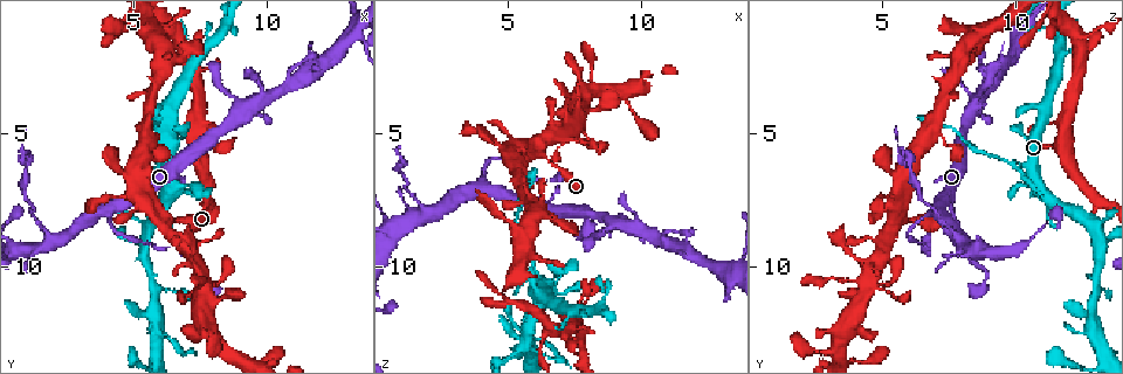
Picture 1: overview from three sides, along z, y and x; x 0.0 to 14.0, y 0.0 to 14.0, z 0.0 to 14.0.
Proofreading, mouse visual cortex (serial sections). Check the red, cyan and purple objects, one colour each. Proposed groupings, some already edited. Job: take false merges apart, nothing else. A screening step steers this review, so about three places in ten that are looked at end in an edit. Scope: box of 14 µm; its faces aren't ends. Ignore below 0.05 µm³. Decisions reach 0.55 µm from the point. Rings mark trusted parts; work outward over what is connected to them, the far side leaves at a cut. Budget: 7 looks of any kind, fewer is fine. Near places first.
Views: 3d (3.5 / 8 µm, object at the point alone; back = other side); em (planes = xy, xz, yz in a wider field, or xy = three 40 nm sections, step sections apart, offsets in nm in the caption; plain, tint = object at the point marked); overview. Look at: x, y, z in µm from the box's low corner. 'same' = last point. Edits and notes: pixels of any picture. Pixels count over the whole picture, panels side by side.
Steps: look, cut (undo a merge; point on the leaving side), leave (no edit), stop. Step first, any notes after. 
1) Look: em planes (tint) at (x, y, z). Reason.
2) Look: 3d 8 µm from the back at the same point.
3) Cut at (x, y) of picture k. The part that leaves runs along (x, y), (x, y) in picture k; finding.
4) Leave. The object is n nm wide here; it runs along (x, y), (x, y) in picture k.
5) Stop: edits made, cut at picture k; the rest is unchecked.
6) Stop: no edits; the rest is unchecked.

Look: 3d 3.5 µm from the back at (5.8, 6.3, 10.0). Sharp bend.

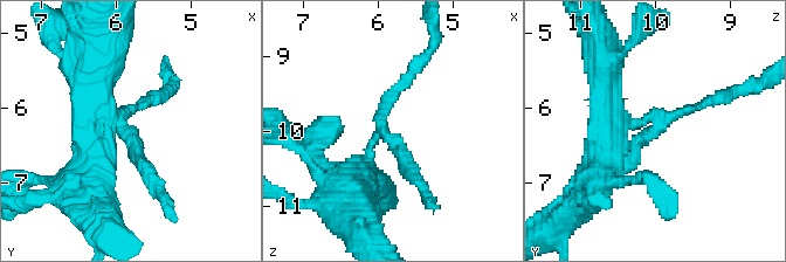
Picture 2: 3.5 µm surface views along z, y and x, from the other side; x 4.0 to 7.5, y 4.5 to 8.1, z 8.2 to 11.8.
Look: em xy step 5 (tint) at (5.90, 6.30, 10.00). Shape alone is not enough.

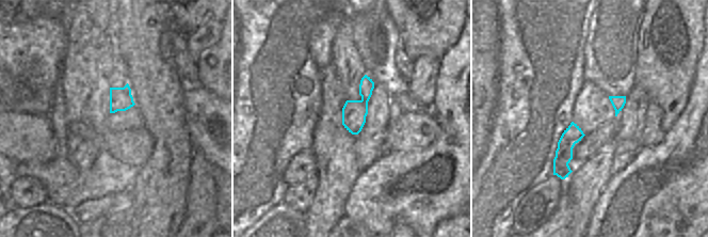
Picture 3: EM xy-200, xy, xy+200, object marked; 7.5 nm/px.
Look: em xy step 3 (tint) at the same point. Another direction.

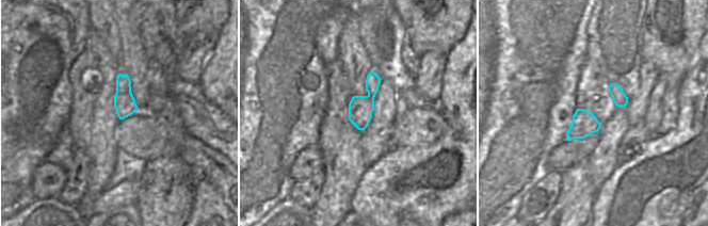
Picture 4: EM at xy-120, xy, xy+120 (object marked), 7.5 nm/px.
Cut at (636, 158) of picture 2. The part that leaves runs along (656, 121), (739, 88) in picture 2; two cells meet here.

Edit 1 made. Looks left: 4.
Look: 3d 8 µm at (3.9, 7.9, 7.2). Abrupt turn.

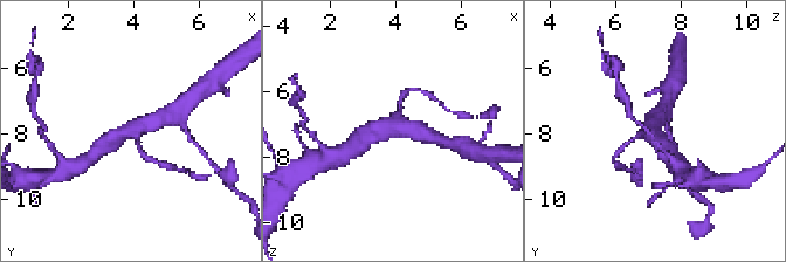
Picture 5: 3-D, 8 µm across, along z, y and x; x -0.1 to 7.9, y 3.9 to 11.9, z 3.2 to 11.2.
Look: 3d 3.5 µm at (4.0, 8.0, 7.2). Closer look.

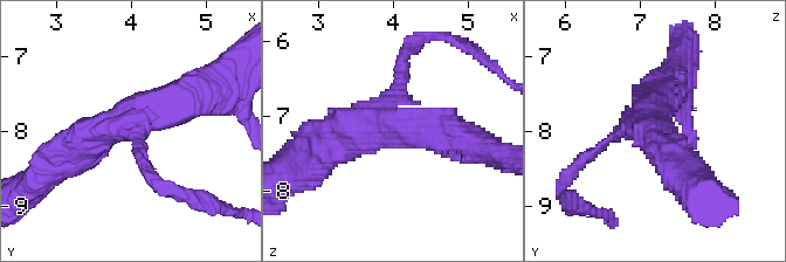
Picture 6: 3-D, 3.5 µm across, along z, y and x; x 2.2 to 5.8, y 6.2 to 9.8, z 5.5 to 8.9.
Look: em xy step 1 (tint) at (3.95, 7.85, 7.20). 3 arms meet here; the arms are 150, 500, 500 nm wide.

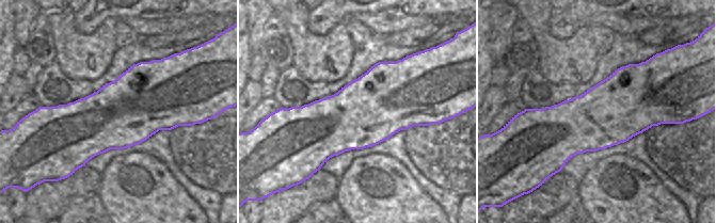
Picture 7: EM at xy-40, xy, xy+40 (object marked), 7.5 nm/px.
Leave. It runs along (195, 94), (102, 130), (60, 163) in picture 6; continuous, no second cell.

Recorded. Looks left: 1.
Stop: edits made, cut at picture 2; the rest is unchecked.

